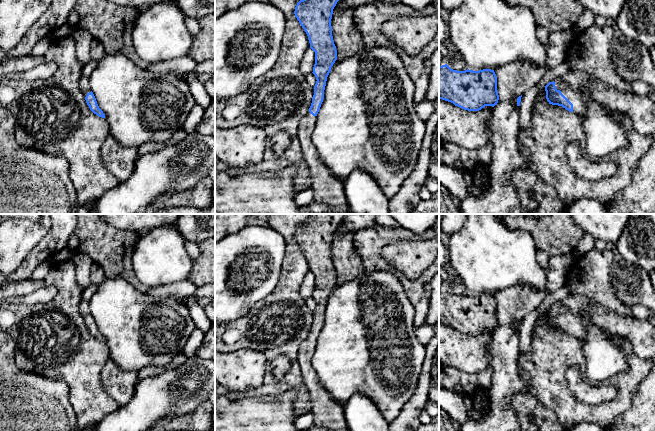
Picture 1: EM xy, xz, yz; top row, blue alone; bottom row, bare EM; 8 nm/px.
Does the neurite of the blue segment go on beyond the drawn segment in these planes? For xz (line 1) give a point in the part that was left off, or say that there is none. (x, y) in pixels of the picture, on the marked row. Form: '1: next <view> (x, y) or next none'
1: next xz (327, 189)

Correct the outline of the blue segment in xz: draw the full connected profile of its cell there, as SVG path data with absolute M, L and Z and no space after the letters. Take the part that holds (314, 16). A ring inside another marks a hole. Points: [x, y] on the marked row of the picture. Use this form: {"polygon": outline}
{"polygon": "M300 0L295 7L295 17L306 32L310 48L315 52L313 74L316 77L314 95L309 112L299 120L297 139L303 158L311 172L313 202L324 203L335 214L351 214L347 203L344 182L336 178L319 159L312 141L317 114L324 99L327 77L337 60L337 50L332 36L331 19L339 0Z"}

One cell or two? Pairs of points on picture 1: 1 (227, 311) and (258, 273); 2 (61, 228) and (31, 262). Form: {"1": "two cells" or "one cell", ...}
{"1": "one cell", "2": "one cell"}

